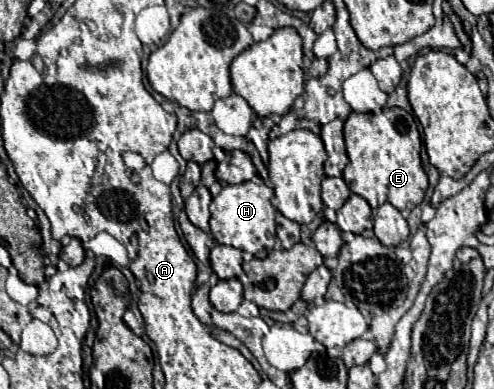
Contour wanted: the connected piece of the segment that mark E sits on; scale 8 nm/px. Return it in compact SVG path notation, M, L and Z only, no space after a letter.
M383 108L381 114L351 112L343 124L343 136L349 156L343 178L353 194L363 196L372 209L391 202L397 210L411 210L423 200L427 190L427 174L419 156L423 140L409 112L403 108Z

